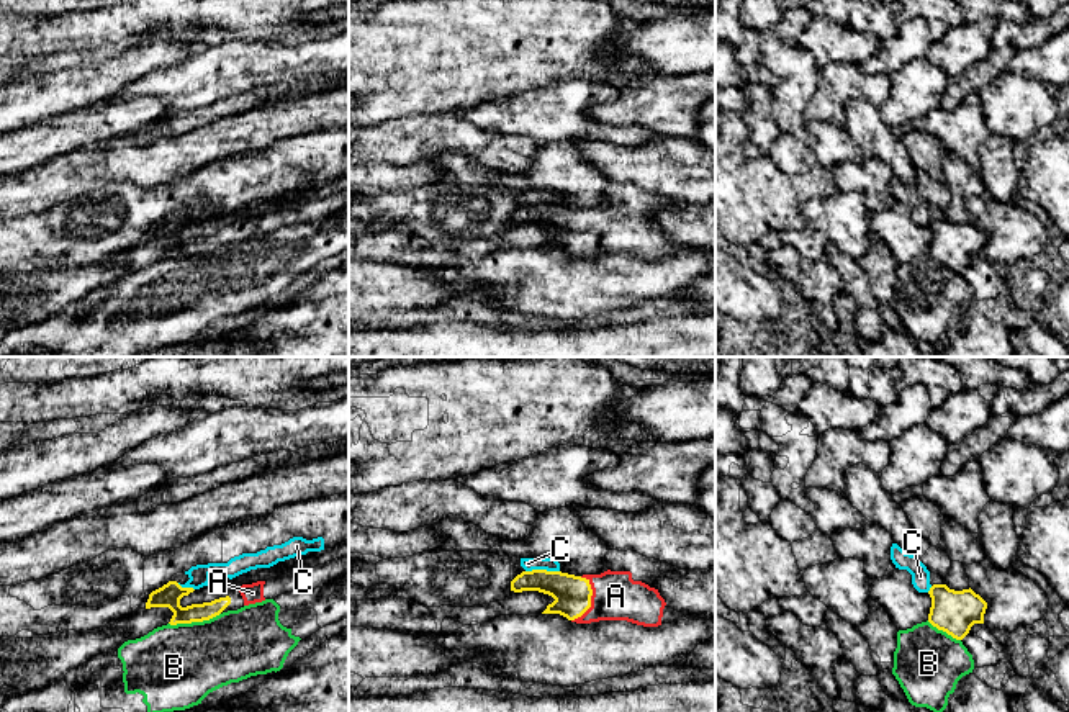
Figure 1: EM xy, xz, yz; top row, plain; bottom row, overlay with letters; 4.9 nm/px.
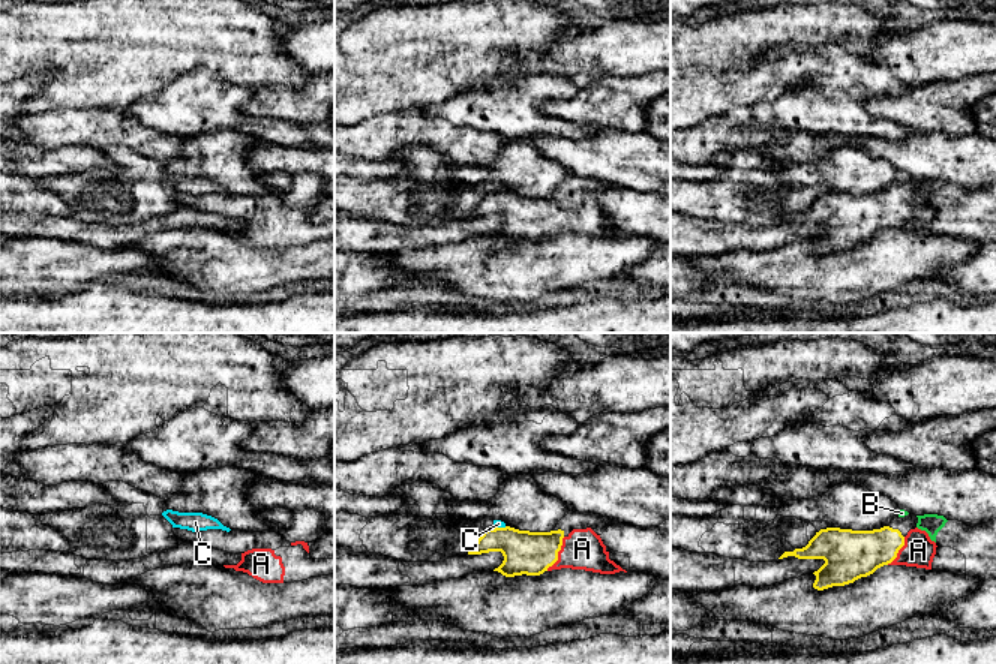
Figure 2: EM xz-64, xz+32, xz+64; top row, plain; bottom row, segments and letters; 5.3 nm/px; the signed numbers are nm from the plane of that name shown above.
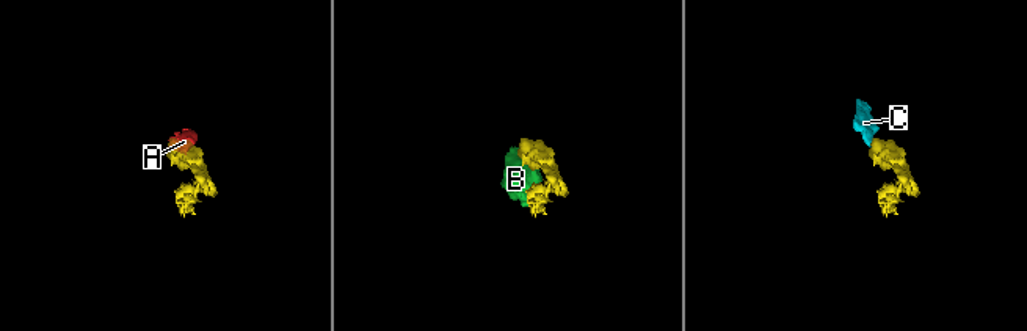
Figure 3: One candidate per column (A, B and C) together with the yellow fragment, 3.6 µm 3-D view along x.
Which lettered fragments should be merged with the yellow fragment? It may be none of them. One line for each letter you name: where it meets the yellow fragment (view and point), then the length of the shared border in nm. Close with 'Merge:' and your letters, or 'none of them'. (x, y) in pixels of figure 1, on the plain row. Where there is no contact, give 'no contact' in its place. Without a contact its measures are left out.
A: meets yellow in xz at (590, 234); contact 240 nm long
Merge: A

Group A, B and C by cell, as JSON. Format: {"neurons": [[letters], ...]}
{"neurons": [["A"], ["B"], ["C"]]}

